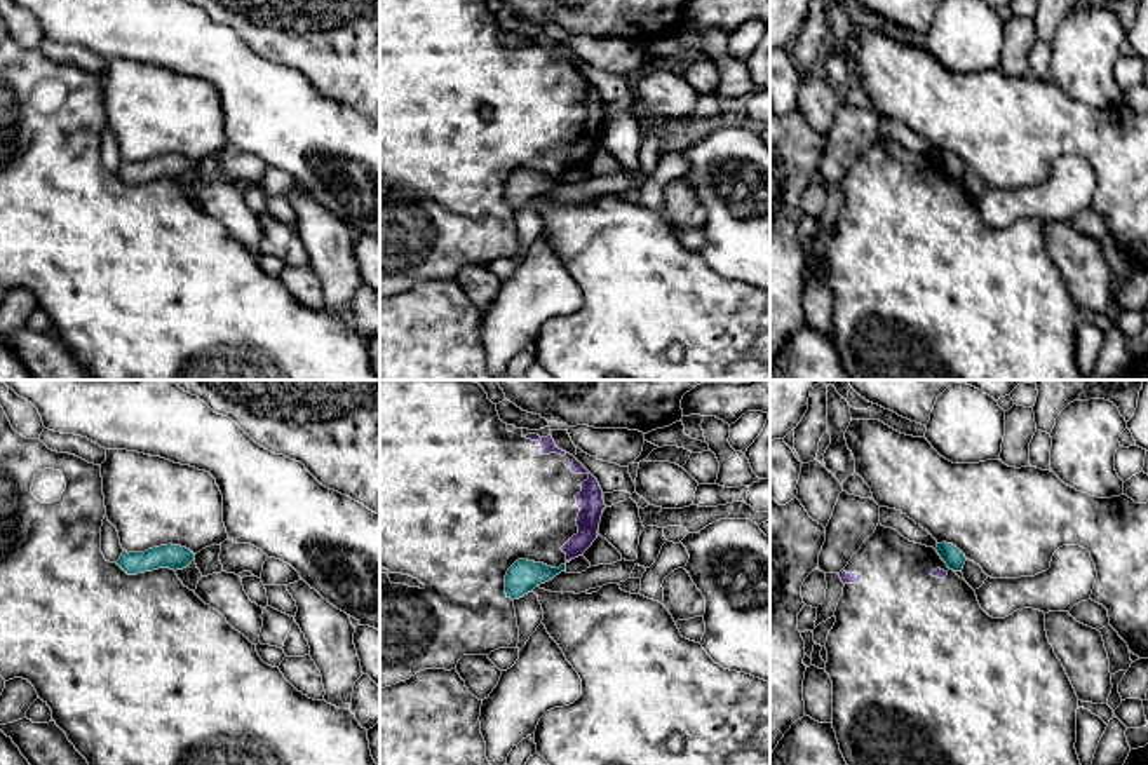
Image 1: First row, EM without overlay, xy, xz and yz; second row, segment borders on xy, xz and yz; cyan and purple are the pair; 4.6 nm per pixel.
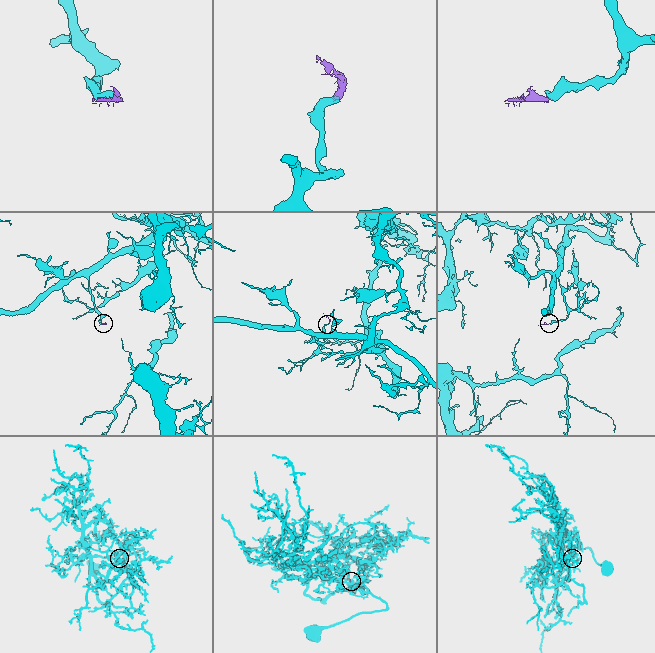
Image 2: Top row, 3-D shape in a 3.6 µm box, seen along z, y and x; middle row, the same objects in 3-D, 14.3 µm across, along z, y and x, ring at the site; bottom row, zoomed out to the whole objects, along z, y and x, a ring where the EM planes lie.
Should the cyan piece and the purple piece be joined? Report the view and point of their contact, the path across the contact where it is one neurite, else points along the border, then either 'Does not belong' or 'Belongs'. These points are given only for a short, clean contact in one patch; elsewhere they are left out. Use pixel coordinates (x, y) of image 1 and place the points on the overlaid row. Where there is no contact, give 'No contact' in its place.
Touches cyan at xz (570, 560). Boundary: xz (570, 558), (567, 561). Does not belong

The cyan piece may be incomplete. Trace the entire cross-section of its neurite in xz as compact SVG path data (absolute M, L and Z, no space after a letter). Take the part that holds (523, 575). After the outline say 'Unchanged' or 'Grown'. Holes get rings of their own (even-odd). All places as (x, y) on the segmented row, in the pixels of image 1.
M517 559L505 575L505 594L512 601L519 599L537 586L552 580L561 572L566 572L566 563L559 568L552 568L544 563Z. Unchanged

